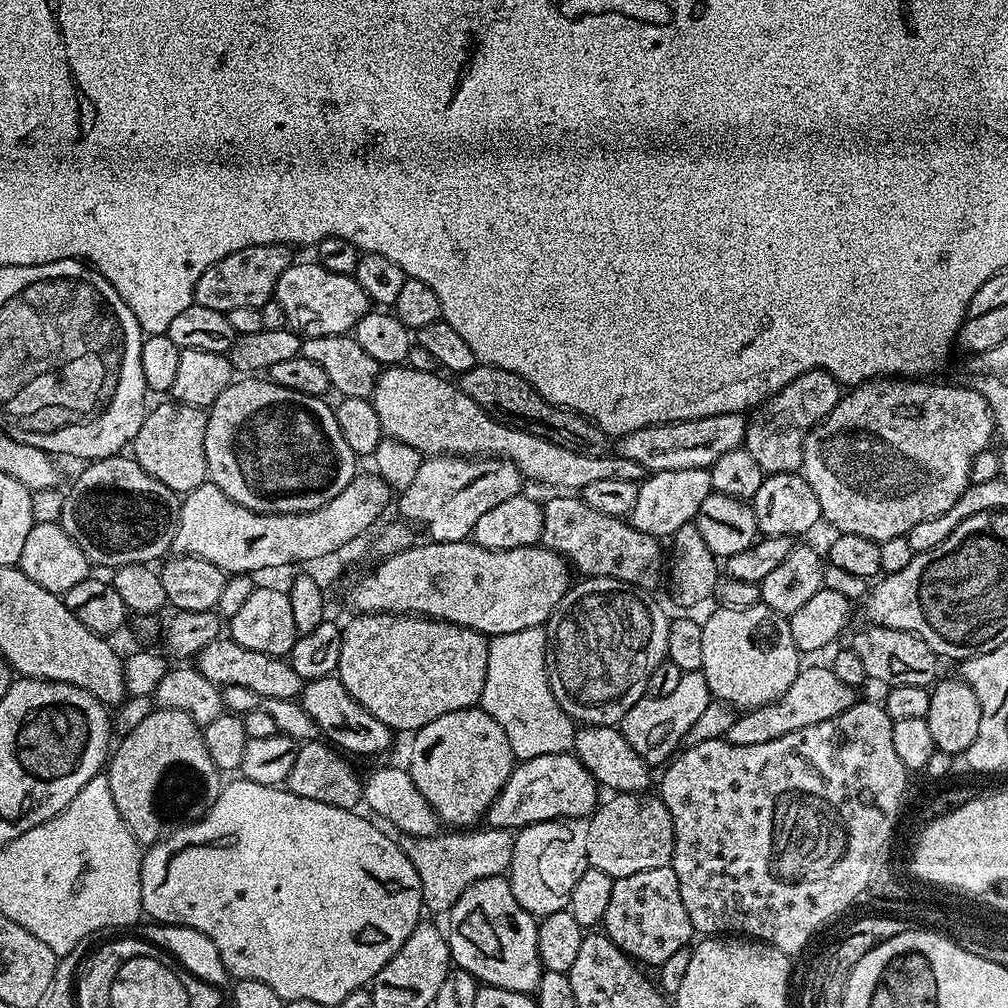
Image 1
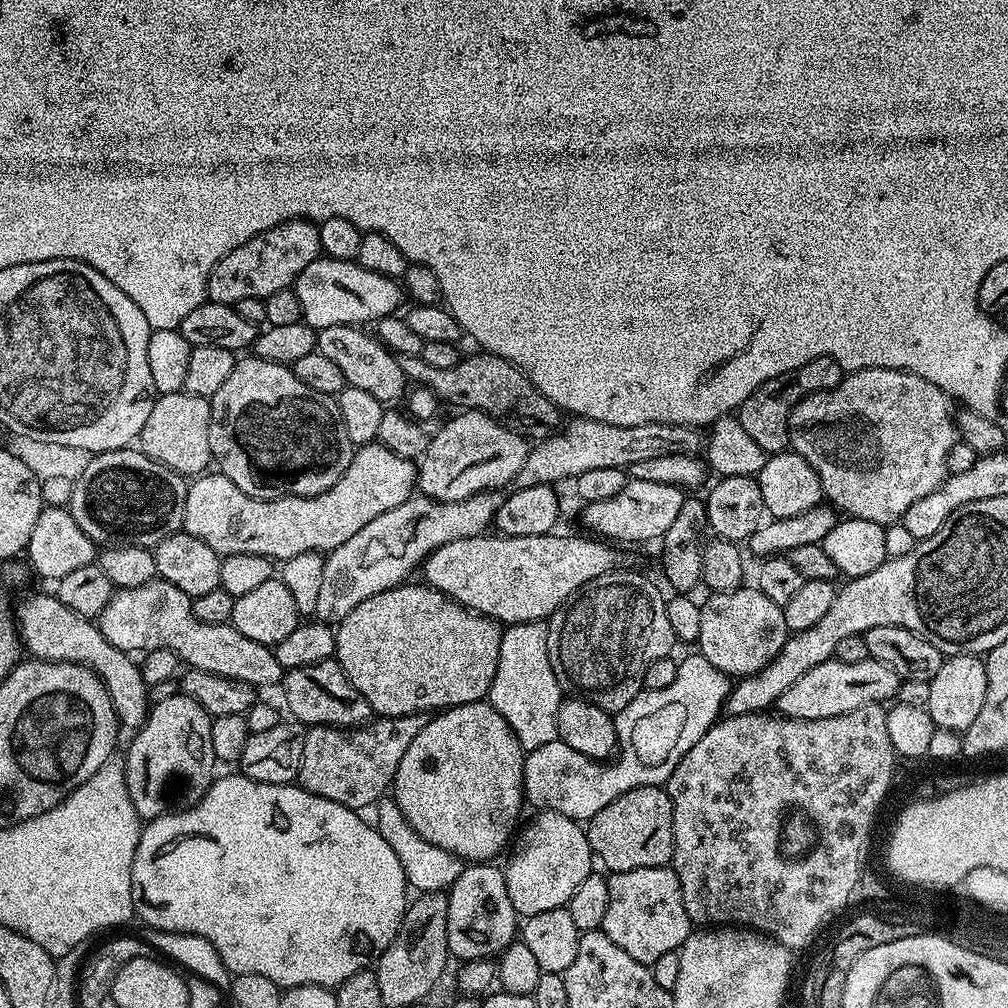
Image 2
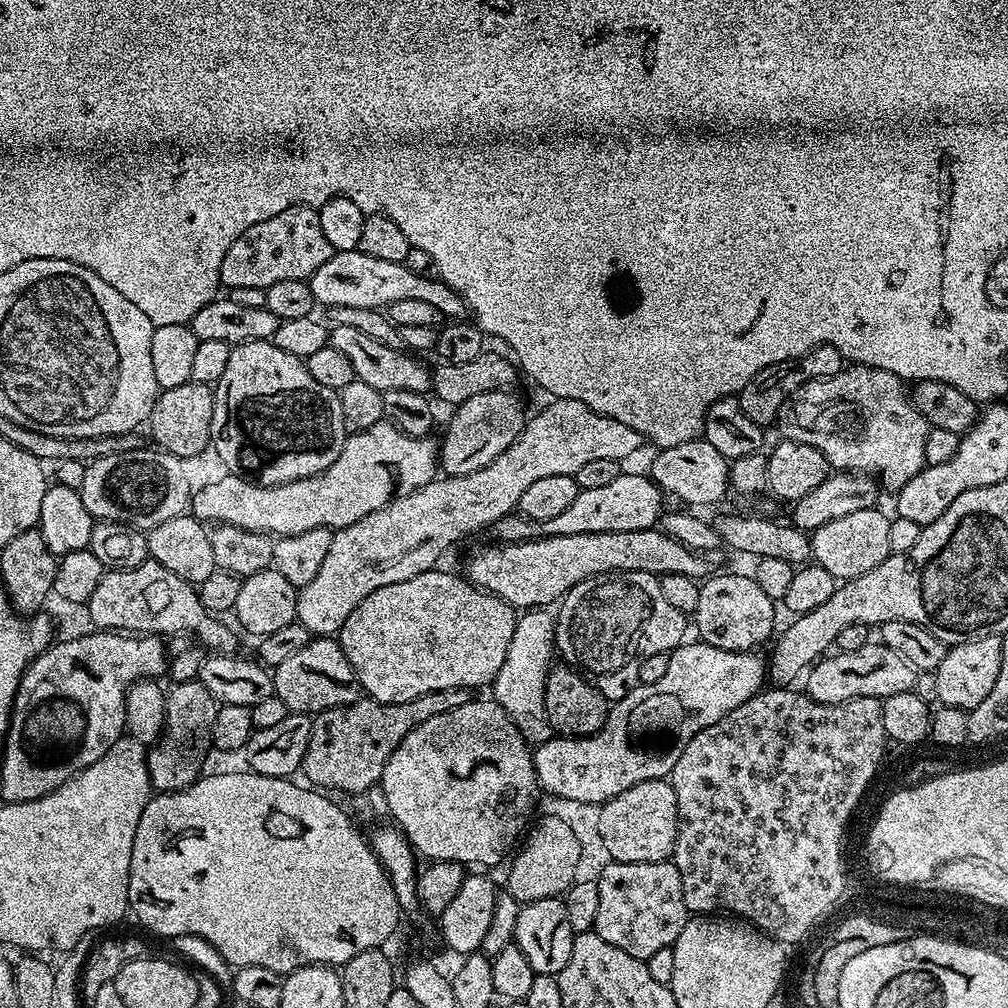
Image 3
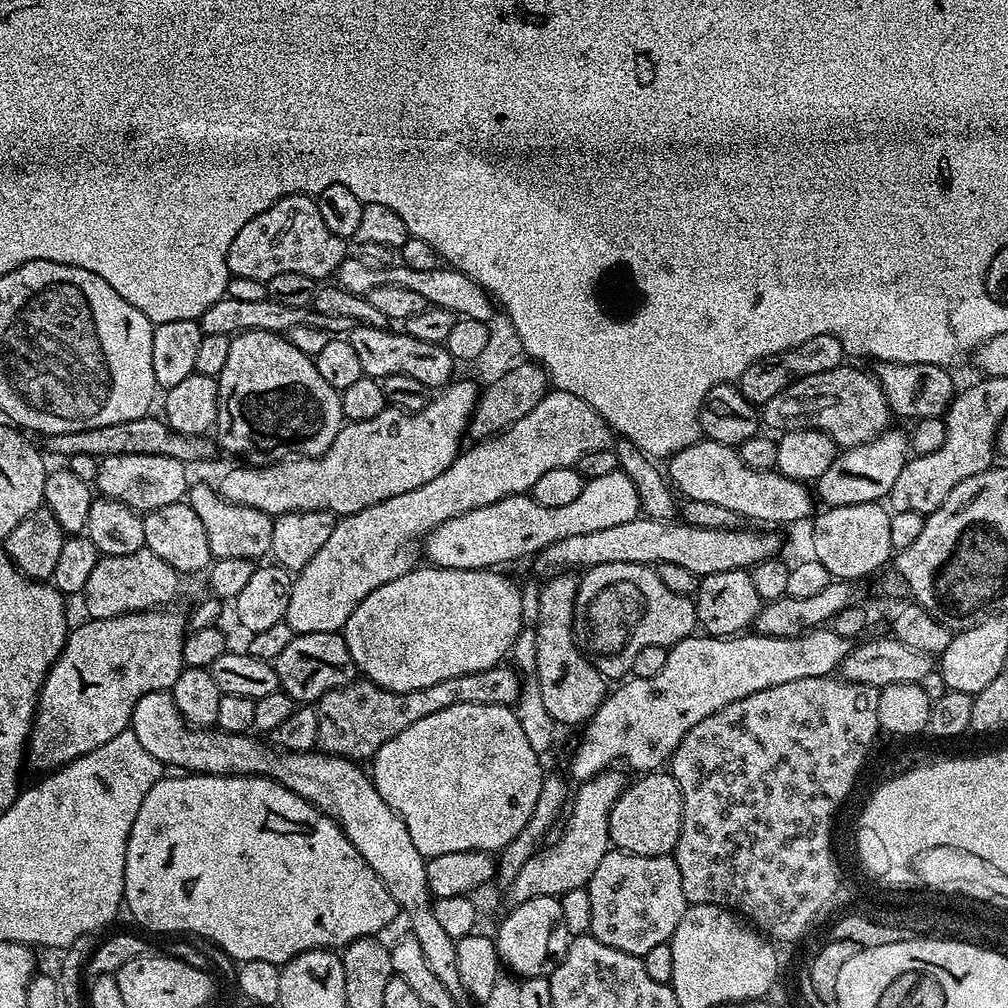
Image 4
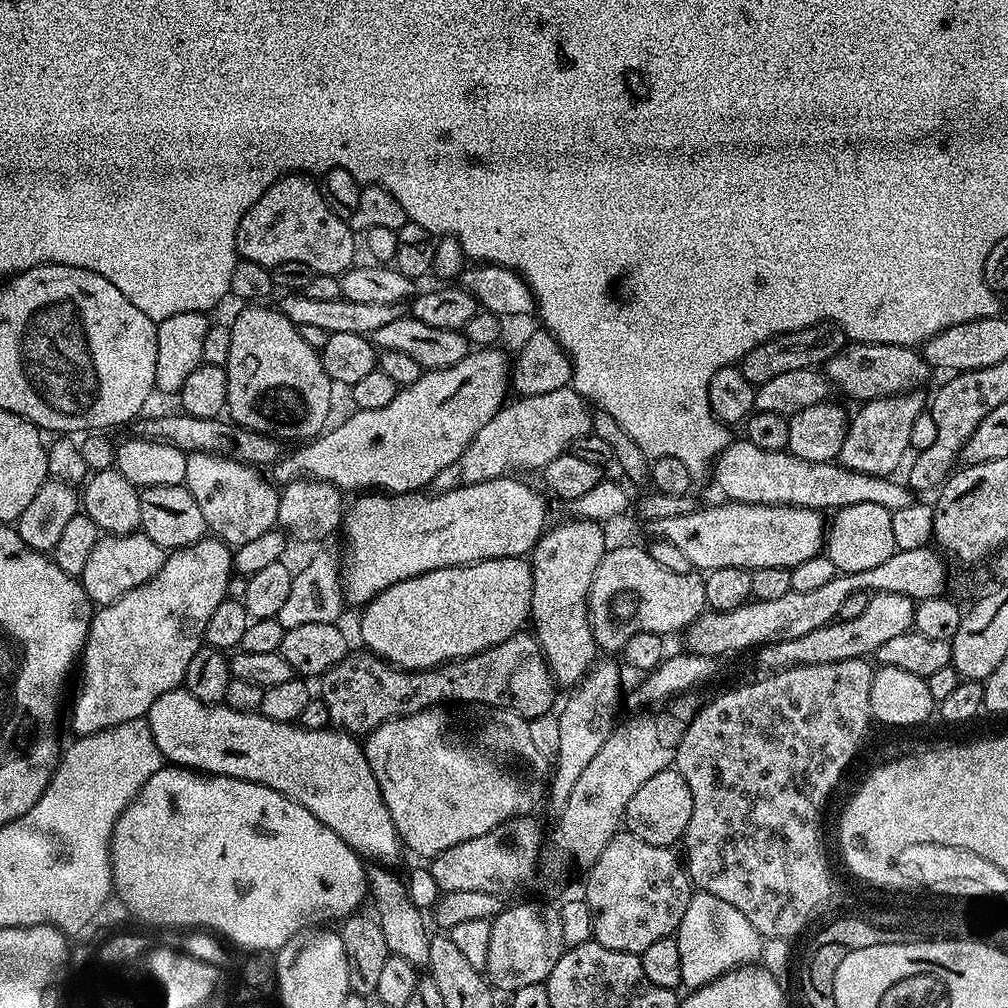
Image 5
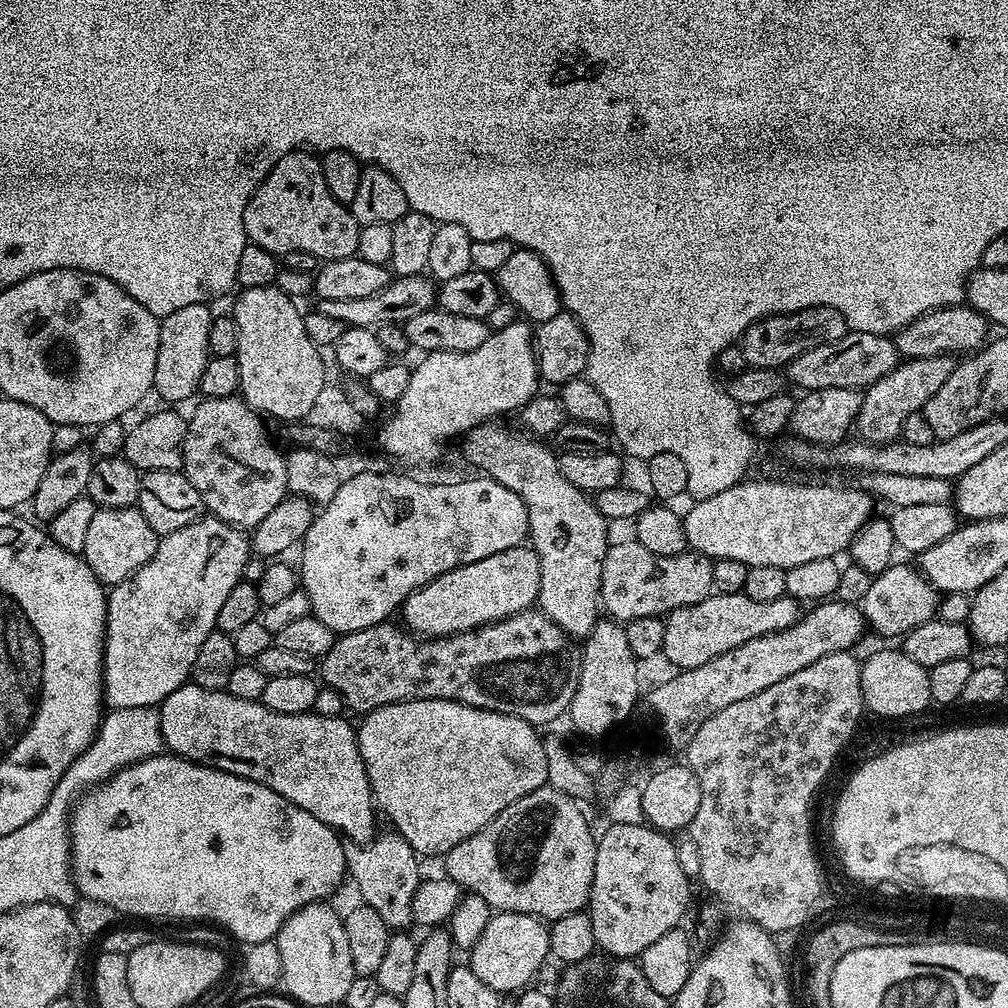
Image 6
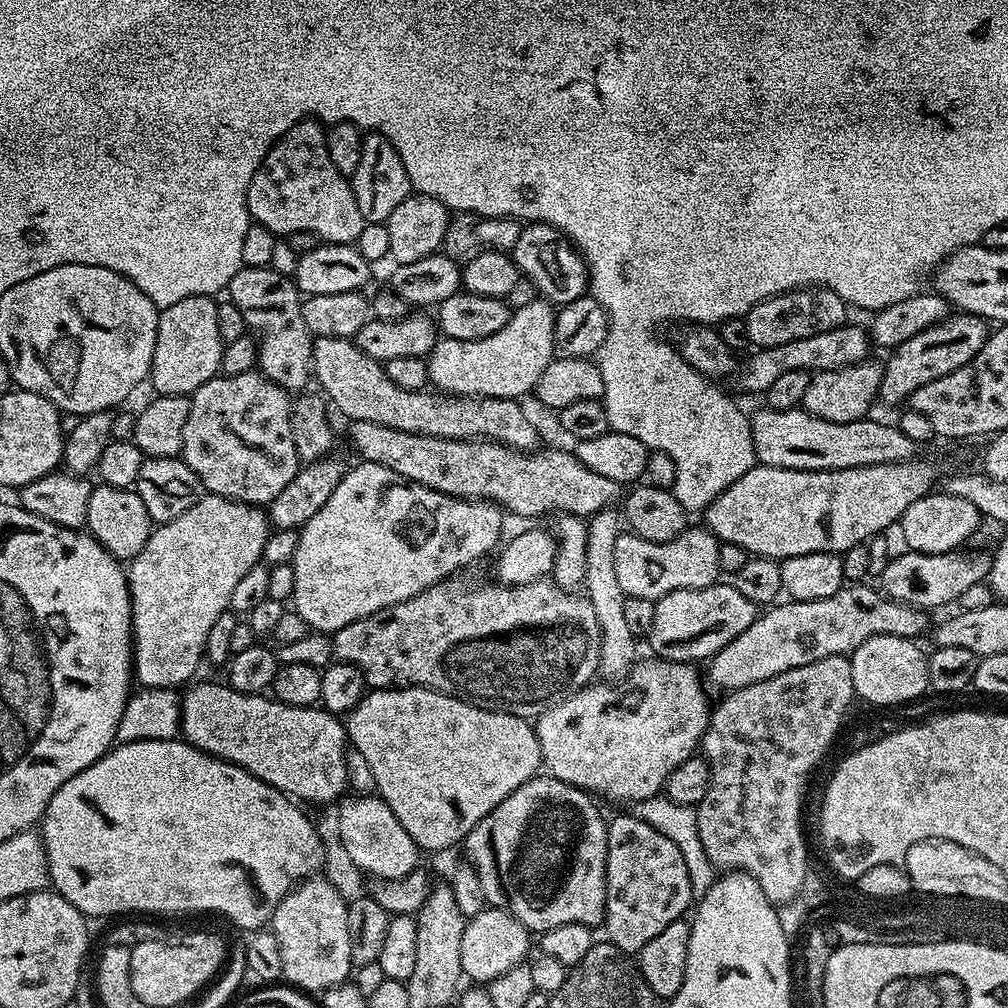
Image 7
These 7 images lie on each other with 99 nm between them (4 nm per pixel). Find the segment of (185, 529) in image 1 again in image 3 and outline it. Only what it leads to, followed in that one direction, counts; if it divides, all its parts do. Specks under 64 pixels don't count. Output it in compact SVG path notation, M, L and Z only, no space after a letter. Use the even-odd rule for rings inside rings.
M381 422L361 432L351 433L345 439L342 450L334 462L324 472L307 476L294 482L266 486L255 480L235 474L223 474L209 482L205 488L197 487L192 494L191 515L201 522L233 524L239 528L249 528L252 532L263 532L279 538L294 532L305 532L315 528L339 530L358 522L374 510L382 510L391 500L410 494L429 484L438 476L438 444L428 436L408 436L391 422Z

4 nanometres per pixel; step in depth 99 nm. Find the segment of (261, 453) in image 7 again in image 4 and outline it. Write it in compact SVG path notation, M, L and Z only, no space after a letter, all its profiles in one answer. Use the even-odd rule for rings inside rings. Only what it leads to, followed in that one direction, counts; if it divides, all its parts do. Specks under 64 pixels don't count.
M193 483L186 493L186 502L202 518L202 527L206 530L206 542L210 542L210 550L217 560L222 558L246 558L253 562L259 556L267 557L272 551L273 517L262 510L251 508L245 504L236 504L220 495L215 487L208 484Z

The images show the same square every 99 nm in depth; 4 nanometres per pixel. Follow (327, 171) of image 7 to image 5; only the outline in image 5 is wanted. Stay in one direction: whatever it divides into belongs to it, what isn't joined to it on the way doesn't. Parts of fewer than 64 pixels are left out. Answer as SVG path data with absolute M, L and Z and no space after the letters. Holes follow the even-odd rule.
M304 174L280 177L242 214L236 231L236 255L273 270L282 263L302 262L317 277L339 277L357 263L358 236L345 217L330 210L321 185Z

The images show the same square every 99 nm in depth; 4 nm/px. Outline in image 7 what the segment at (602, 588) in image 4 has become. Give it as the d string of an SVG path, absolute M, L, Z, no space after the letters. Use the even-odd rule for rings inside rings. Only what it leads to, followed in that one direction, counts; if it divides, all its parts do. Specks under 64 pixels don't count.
M699 527L685 528L682 534L678 534L678 538L670 542L646 542L631 534L620 535L618 542L614 542L614 574L618 574L618 586L622 586L625 597L646 598L655 602L674 590L705 588L717 583L722 576L718 562L718 550L721 543L708 531L707 527Z

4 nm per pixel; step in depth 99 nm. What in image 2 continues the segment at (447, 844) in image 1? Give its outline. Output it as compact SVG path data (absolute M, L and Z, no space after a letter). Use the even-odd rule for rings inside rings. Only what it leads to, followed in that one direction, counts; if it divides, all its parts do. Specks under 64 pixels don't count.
M385 794L381 800L376 801L375 812L374 826L380 831L382 838L390 842L390 850L398 854L398 862L402 862L402 870L404 877L408 879L409 889L422 893L447 890L452 887L458 874L466 866L465 861L459 856L450 854L450 850L442 850L442 846L434 846L434 842L426 842L426 838L422 838L422 834L418 834L418 830L414 830L414 826L406 822L402 810L391 795Z

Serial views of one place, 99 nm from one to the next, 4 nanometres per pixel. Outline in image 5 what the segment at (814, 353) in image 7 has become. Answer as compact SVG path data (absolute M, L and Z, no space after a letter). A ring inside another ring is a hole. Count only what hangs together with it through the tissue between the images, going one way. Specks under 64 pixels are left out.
M845 343L834 358L823 365L822 371L833 389L841 388L856 402L877 400L887 396L896 396L899 392L911 392L919 389L930 375L930 369L923 355L915 347L907 344L857 344Z

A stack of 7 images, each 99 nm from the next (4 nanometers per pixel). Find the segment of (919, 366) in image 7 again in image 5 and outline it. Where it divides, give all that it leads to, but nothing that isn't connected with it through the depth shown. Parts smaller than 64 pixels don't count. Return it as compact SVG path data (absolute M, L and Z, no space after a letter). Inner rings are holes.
M913 390L911 392L899 392L896 396L863 401L857 407L860 409L856 413L854 411L851 413L848 422L848 433L842 442L842 450L838 457L839 463L845 468L862 474L891 477L895 473L892 471L900 463L902 463L901 465L905 463L904 455L909 455L910 429L914 426L914 418L918 418L918 414L922 414L926 410L926 396L923 396L922 393L923 391Z

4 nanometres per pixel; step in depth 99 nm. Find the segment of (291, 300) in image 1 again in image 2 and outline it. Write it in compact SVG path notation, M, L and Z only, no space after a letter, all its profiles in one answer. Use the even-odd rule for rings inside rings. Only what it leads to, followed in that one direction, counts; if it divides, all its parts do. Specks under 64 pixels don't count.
M321 258L310 262L310 266L298 274L294 289L303 323L317 330L326 326L375 325L376 321L393 315L396 307L406 300L406 293L397 281L374 274L374 270L366 270L355 260Z

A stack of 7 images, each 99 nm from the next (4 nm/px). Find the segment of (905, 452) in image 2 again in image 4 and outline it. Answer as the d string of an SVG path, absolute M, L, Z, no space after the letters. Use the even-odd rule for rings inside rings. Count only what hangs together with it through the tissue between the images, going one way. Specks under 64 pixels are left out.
M841 366L834 370L826 370L793 380L781 392L774 394L774 398L770 398L770 402L762 405L763 423L767 427L769 424L770 427L780 428L779 430L784 432L793 432L795 428L822 430L841 449L870 442L879 432L889 427L890 409L875 375L871 371L859 372L856 368L848 367Z

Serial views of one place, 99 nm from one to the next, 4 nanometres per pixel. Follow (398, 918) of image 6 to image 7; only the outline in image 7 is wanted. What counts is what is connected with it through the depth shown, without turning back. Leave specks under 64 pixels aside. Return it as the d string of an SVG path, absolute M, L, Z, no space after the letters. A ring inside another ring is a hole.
M371 794L372 796L352 795L345 795L339 801L338 807L340 809L336 812L336 828L340 831L340 844L344 847L349 862L354 867L369 872L376 880L397 880L410 874L421 863L422 850L414 842L414 838L410 838L410 834L406 834L402 822L398 822L398 818L394 818L394 810L390 810L390 806L386 806L386 802L379 794Z

